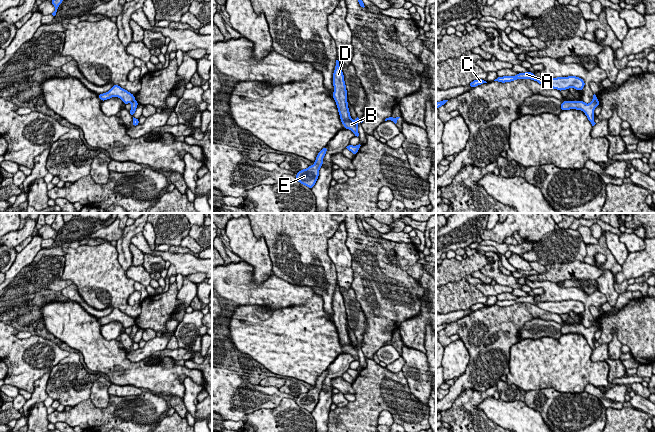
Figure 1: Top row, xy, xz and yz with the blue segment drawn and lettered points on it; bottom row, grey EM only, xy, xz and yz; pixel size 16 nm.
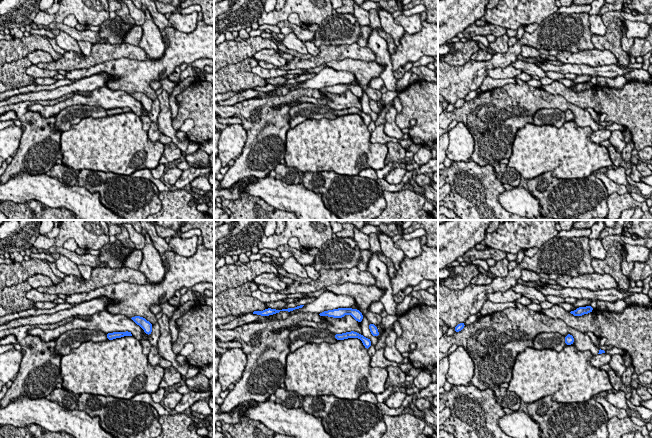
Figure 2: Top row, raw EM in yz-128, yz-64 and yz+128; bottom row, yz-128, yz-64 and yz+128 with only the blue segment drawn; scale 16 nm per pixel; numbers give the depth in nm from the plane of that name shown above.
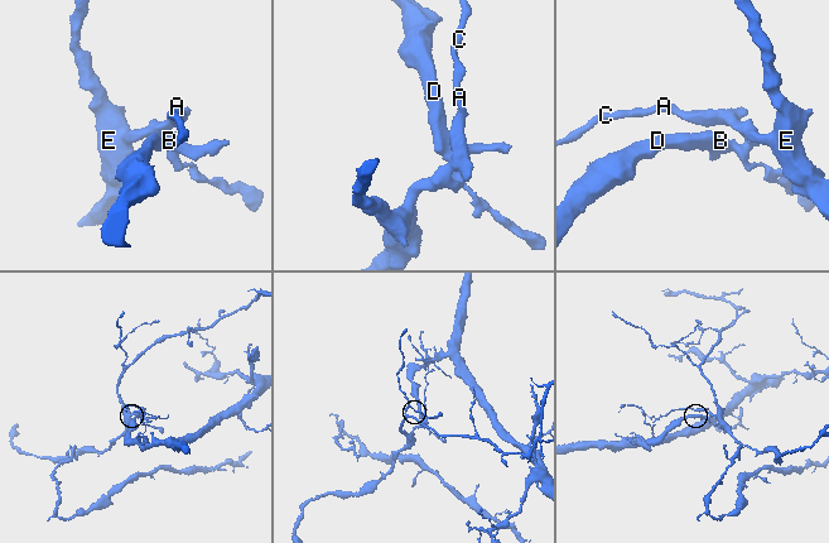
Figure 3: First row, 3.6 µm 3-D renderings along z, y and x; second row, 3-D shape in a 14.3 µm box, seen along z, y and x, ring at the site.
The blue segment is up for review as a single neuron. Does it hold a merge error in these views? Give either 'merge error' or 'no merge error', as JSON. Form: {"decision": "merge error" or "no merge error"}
{"decision": "merge error"}

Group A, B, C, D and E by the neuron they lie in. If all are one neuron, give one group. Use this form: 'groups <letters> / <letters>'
groups A C E / B D

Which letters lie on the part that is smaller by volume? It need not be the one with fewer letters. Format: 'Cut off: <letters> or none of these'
Cut off: A, C, E

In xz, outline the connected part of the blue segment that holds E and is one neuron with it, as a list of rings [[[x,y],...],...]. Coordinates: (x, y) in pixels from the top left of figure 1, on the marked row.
[[[324,147],[316,156],[316,160],[313,165],[309,166],[306,169],[300,170],[297,175],[295,176],[296,180],[301,184],[307,186],[308,188],[312,189],[315,185],[318,177],[319,177],[319,170],[323,165],[323,158],[327,152],[327,147]]]

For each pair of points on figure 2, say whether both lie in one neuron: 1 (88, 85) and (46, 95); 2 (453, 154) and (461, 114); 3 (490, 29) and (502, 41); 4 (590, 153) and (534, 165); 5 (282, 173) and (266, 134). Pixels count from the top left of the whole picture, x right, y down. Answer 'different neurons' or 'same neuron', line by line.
1: same neuron
2: different neurons
3: different neurons
4: same neuron
5: different neurons

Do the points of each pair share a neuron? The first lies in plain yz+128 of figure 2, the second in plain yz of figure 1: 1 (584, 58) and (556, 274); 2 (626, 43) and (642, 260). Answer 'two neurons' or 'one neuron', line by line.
1: one neuron
2: two neurons

